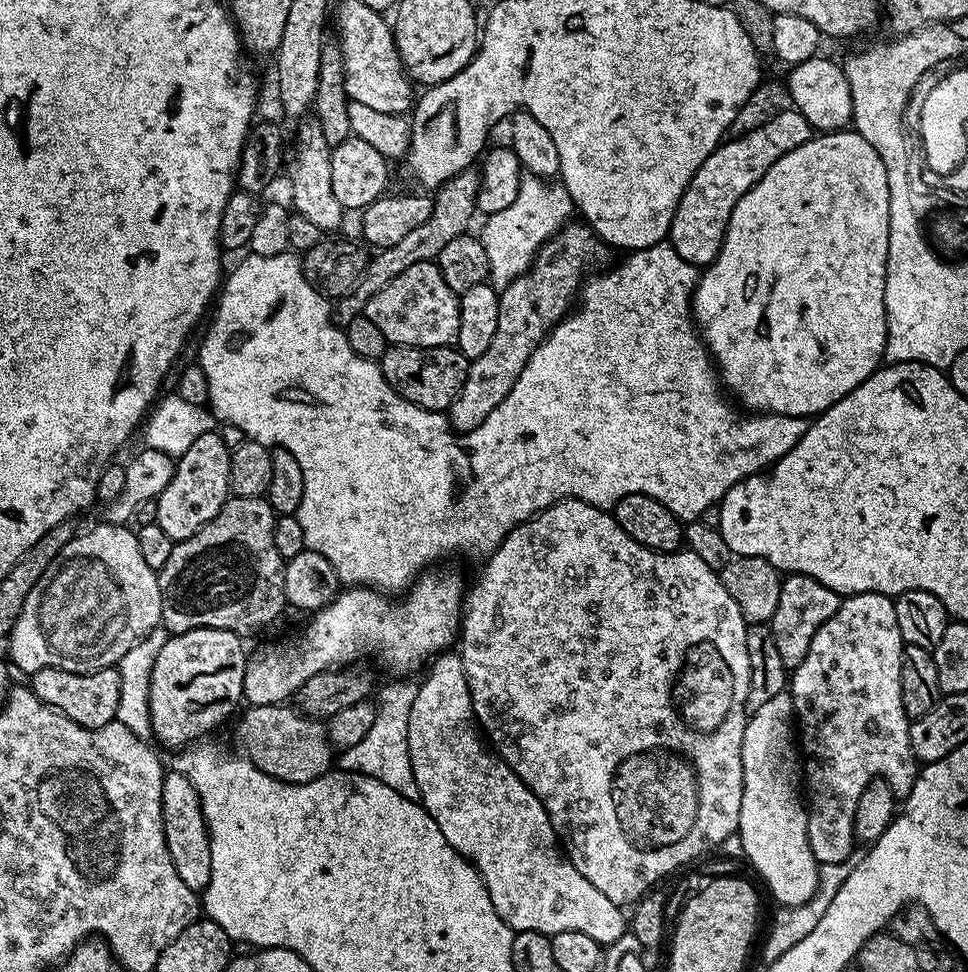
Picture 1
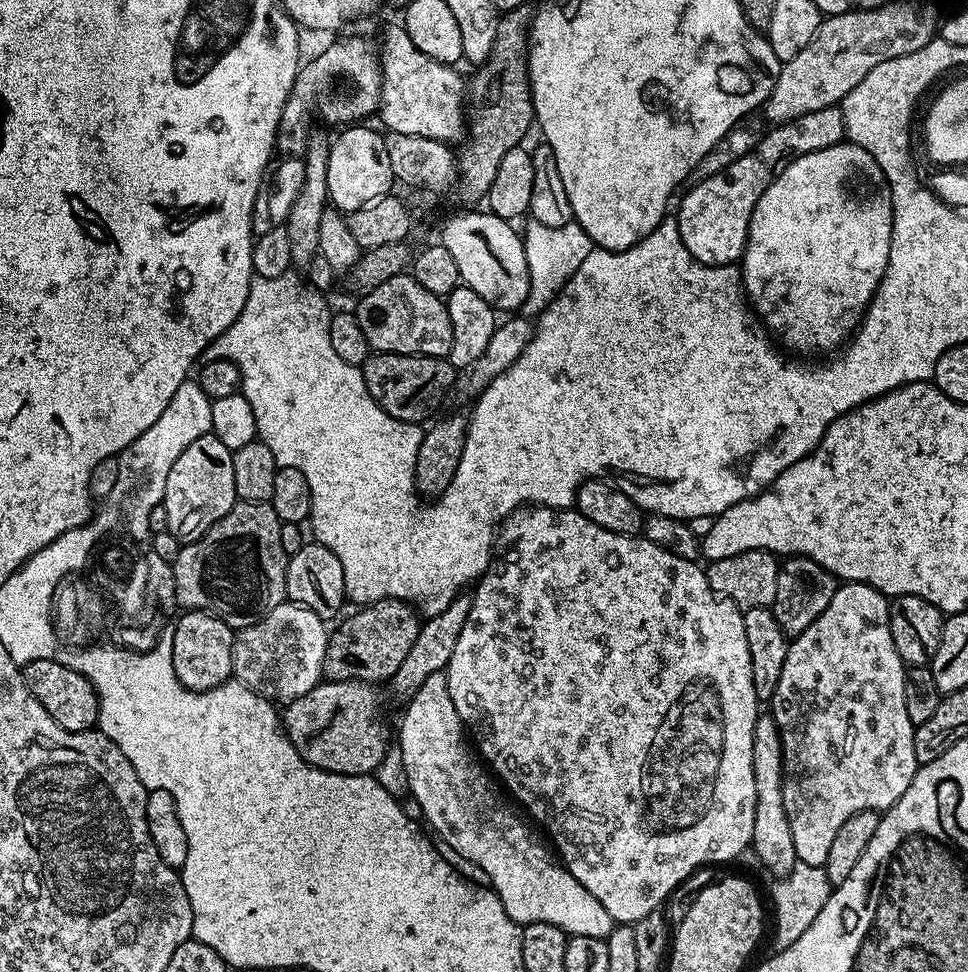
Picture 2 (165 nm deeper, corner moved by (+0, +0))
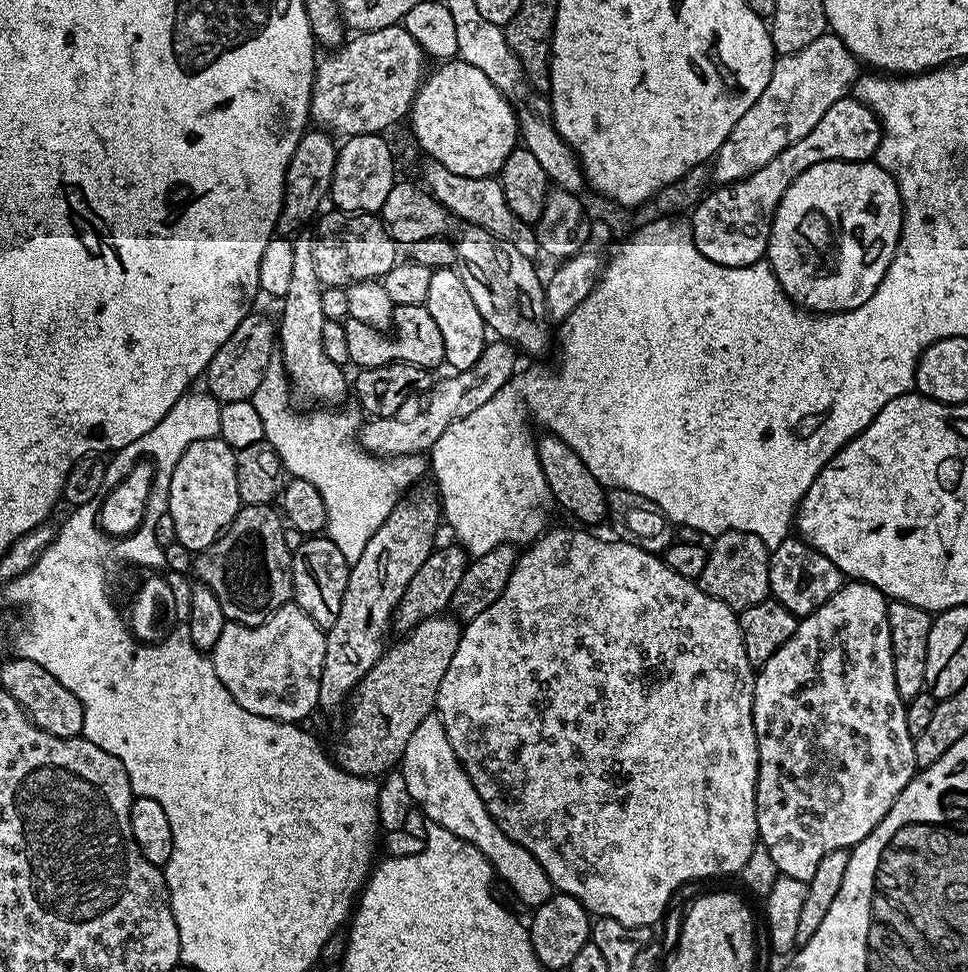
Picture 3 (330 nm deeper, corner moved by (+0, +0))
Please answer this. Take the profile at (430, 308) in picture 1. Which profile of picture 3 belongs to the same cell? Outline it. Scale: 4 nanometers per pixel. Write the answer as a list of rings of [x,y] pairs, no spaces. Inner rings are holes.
[[[423,304],[418,306],[395,305],[391,334],[353,319],[343,321],[343,326],[346,330],[346,351],[350,354],[351,363],[356,364],[357,369],[402,363],[435,370],[436,367],[444,364],[446,346],[442,342],[442,334]]]

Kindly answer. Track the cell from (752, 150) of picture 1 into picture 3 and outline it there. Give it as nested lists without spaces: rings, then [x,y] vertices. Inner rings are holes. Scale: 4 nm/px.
[[[854,98],[834,102],[834,106],[830,106],[822,118],[818,118],[818,126],[814,126],[806,138],[798,138],[798,142],[786,146],[786,150],[770,158],[762,170],[750,174],[744,180],[713,187],[713,192],[709,191],[691,209],[692,237],[698,250],[710,258],[710,262],[731,268],[745,268],[761,263],[768,250],[770,226],[776,207],[782,194],[786,194],[790,182],[794,182],[798,174],[810,170],[810,166],[818,166],[818,162],[871,161],[880,145],[881,135],[880,120],[865,104]]]

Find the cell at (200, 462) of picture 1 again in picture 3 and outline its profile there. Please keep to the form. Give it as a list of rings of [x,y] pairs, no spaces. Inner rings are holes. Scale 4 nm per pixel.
[[[221,438],[194,442],[178,458],[170,478],[167,512],[174,518],[176,543],[193,554],[204,552],[231,524],[241,507],[235,451]]]

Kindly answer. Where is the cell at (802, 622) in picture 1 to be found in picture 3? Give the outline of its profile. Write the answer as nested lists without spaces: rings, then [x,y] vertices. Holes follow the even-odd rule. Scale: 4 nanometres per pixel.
[[[789,538],[777,548],[771,549],[768,557],[770,562],[770,586],[768,591],[771,599],[777,600],[786,610],[790,610],[798,618],[803,618],[818,610],[846,582],[843,572],[826,558],[817,548],[805,544],[803,539]]]

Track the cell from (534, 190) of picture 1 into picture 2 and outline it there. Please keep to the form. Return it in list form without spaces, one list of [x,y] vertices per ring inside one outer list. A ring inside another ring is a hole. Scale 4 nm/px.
[[[533,219],[526,223],[528,224],[522,230],[522,239],[526,250],[527,270],[531,276],[531,288],[520,312],[526,318],[536,318],[564,289],[566,282],[577,272],[577,268],[582,266],[583,259],[592,252],[594,245],[576,221],[570,221],[563,227],[546,226]]]

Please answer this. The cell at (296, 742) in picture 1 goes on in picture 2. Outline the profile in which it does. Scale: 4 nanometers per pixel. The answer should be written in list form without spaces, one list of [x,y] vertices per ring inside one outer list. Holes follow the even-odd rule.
[[[329,680],[314,686],[302,698],[287,701],[282,727],[307,764],[347,776],[375,773],[390,747],[388,728],[380,713],[375,687],[361,680]]]

